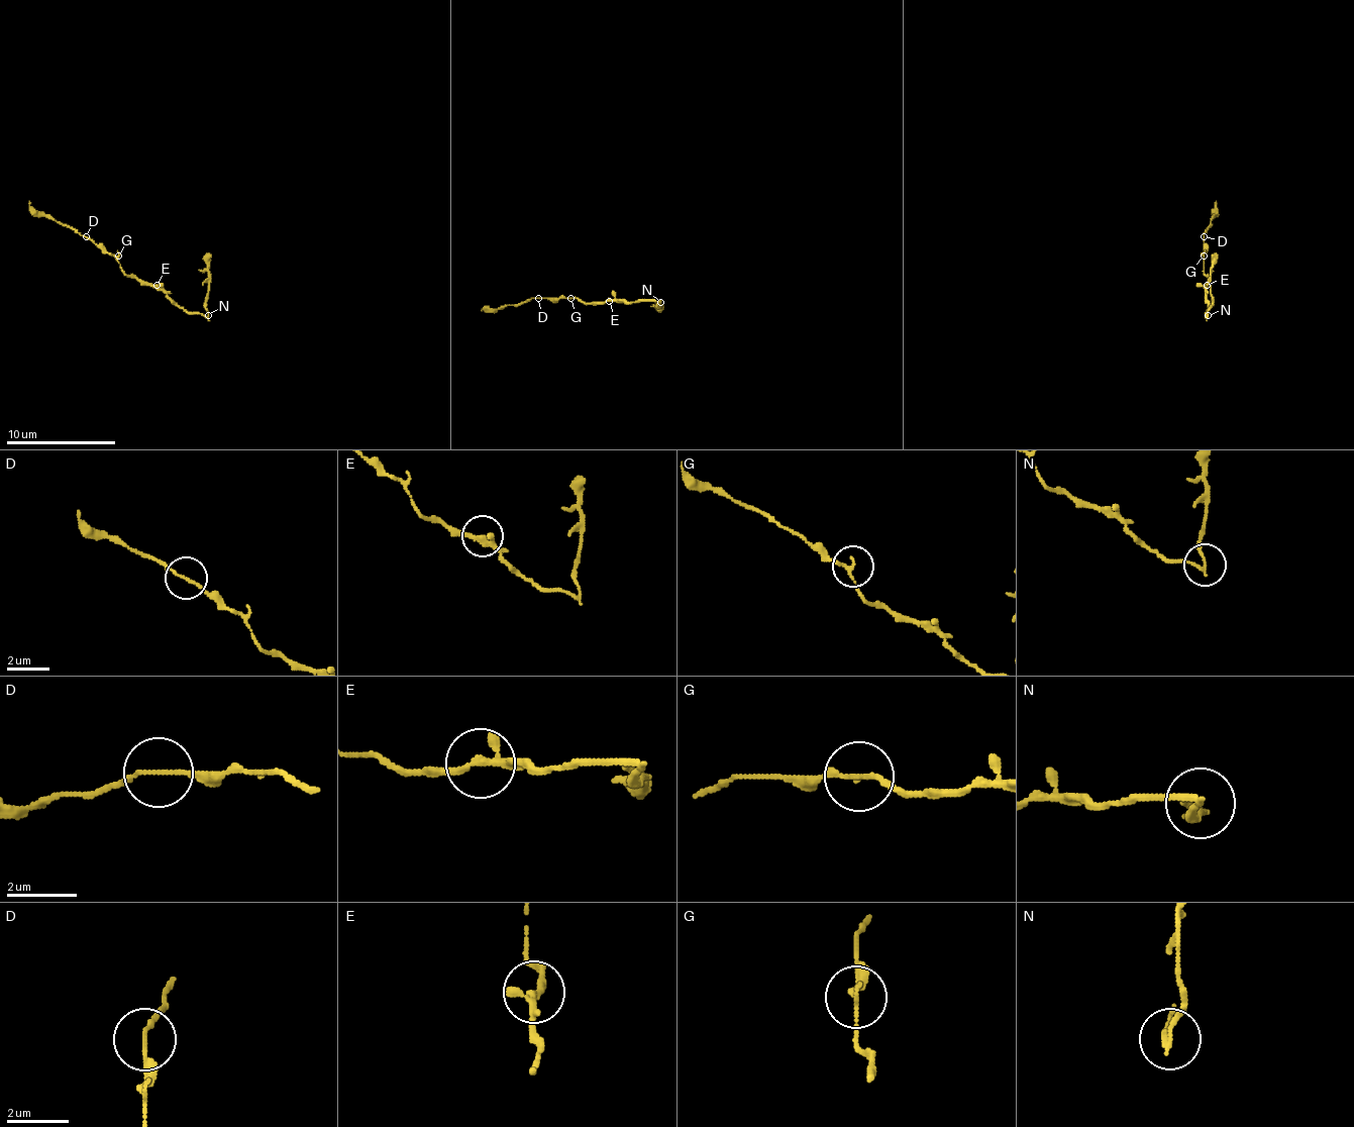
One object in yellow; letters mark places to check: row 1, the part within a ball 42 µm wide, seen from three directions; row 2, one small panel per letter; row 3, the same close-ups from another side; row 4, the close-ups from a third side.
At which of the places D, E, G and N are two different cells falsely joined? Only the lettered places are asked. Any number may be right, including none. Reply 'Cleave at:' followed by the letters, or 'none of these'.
Cleave at: N

